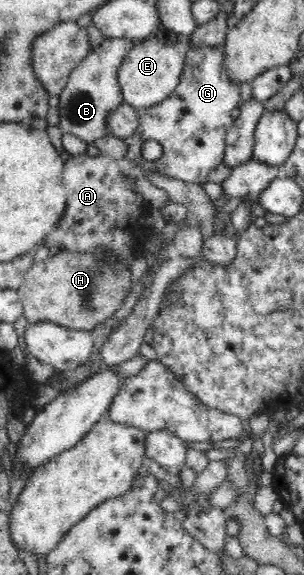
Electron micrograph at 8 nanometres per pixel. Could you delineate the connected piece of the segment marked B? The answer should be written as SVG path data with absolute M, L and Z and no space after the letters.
M105 39L72 70L66 86L59 94L60 130L74 134L87 143L94 143L100 140L100 137L104 138L110 134L109 117L123 103L123 94L118 82L118 68L128 52L134 48L133 43L130 39Z

